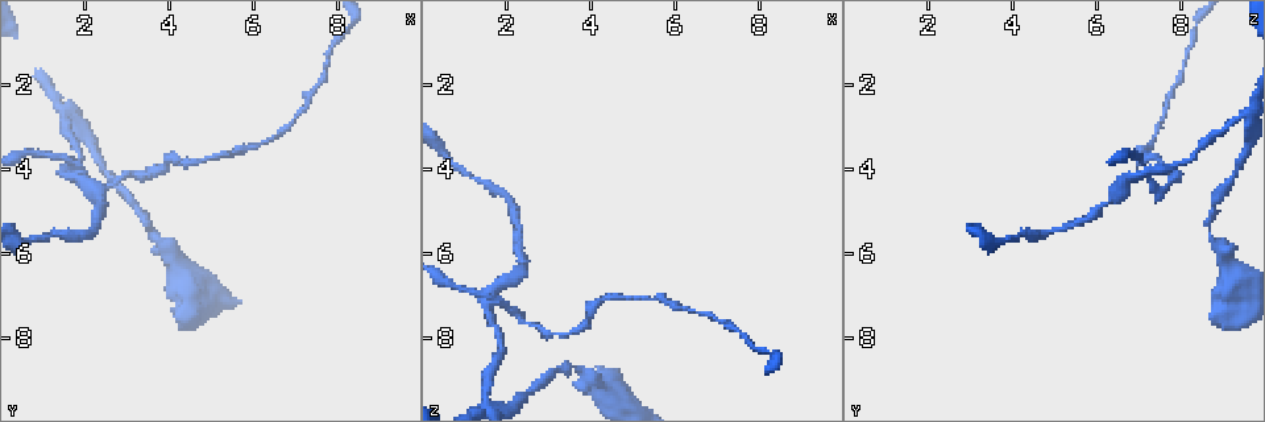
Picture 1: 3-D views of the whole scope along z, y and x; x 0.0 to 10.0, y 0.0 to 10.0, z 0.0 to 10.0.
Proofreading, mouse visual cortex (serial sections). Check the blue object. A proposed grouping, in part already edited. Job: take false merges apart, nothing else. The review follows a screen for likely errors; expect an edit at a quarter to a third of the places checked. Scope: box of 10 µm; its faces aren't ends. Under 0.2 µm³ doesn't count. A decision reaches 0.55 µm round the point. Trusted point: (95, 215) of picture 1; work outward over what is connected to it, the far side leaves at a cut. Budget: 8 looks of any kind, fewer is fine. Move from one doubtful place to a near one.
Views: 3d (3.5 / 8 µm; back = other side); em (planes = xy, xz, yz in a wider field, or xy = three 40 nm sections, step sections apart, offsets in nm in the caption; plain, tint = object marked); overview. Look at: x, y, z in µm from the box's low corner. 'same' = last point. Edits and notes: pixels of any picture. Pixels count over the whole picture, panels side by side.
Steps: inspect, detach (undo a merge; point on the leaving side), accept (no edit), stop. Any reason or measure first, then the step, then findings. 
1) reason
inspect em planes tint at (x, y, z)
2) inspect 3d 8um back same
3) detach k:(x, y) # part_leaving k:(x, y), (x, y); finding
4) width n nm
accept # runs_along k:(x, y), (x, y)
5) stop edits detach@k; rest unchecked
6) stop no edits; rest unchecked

four arms meet
inspect em xy step 5 tint at (1.70, 4.10, 7.25)

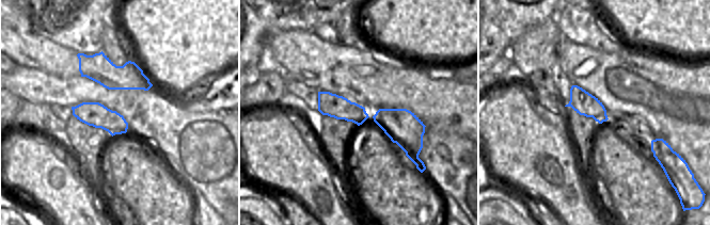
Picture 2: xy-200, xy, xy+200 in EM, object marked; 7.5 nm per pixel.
inspect 3d 3.5um same

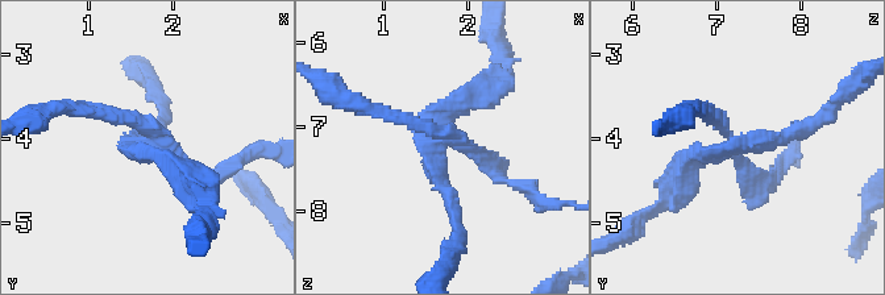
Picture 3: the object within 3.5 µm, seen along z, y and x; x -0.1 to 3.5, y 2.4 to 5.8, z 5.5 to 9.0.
arm_widths 150, 150, 200, 250 nm
accept # runs_along 3:(684, 179), (694, 152), (809, 127); all the same cell

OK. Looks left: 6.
sudden change in width
inspect 3d 3.5um at (3.85, 4.00, 7.70)

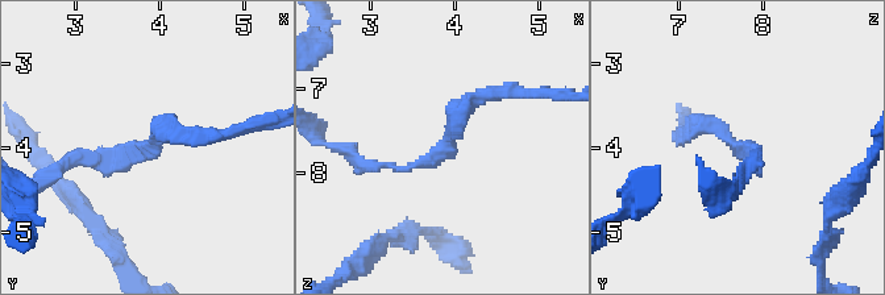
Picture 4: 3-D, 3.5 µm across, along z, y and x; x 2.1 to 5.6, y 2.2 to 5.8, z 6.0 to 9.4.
inspect em planes tint at (3.85, 4.00, 7.75)

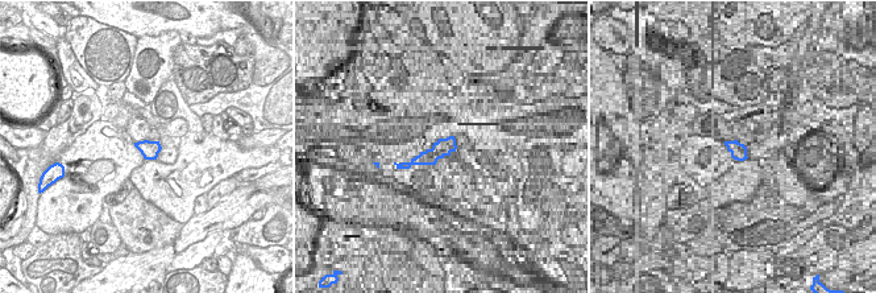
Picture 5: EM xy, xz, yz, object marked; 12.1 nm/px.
arm_widths 100, 200 nm
accept # runs_along 4:(358, 161), (431, 161), (460, 113), (491, 94); one cell here

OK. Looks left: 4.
sudden change in width
inspect 3d 3.5um at (3.65, 5.55, 8.75)

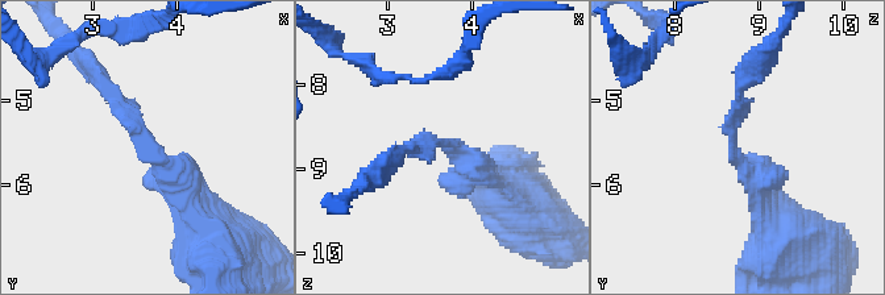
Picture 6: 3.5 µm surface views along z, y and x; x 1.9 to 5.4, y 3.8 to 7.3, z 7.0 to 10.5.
arm_widths 150, 300 nm; shape alone is not enough
inspect em xy step 1 tint at (3.65, 5.55, 8.70)

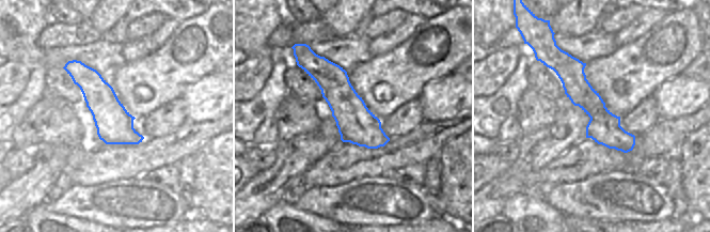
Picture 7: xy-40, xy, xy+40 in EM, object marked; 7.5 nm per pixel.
accept # runs_along 6:(100, 78), (181, 183), (190, 211); one cell here

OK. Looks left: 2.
stop no edits; rest unchecked

